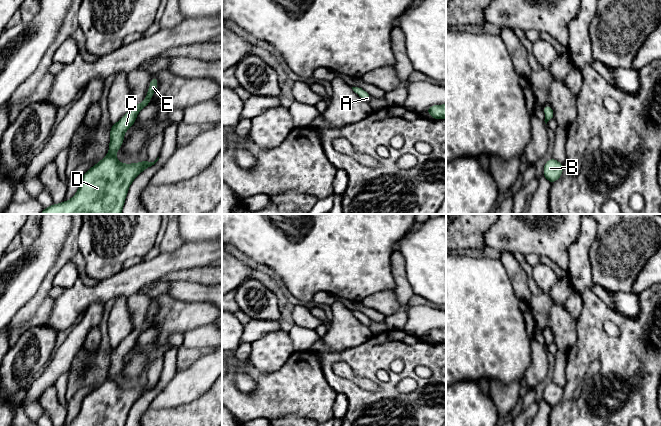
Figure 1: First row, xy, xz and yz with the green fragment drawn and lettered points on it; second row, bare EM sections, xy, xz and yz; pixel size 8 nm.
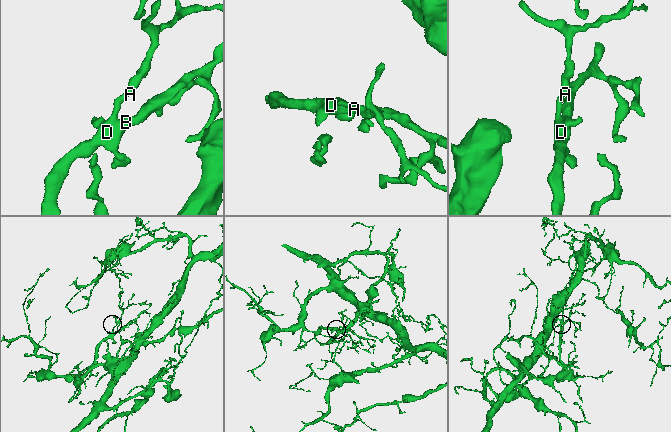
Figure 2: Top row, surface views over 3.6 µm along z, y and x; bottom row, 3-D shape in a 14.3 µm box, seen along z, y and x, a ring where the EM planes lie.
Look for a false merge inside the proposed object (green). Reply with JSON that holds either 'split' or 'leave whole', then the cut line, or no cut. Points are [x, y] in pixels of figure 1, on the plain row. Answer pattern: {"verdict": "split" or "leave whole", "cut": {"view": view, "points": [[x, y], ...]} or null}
{"verdict": "leave whole", "cut": null}

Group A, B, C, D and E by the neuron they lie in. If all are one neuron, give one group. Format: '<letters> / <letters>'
A B C D E

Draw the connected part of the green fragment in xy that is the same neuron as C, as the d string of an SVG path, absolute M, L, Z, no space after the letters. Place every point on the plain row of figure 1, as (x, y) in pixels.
M153 303L147 314L145 324L125 338L116 348L111 350L109 377L87 396L81 403L77 417L64 426L125 426L132 405L145 393L154 389L159 381L150 386L124 388L116 383L116 376L124 365L124 357L136 347L136 340L141 333L150 329L157 312L157 304Z

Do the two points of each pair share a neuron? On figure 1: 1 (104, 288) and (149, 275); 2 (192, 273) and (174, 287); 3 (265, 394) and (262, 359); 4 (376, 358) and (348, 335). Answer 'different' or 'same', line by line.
1: same
2: different
3: different
4: different

